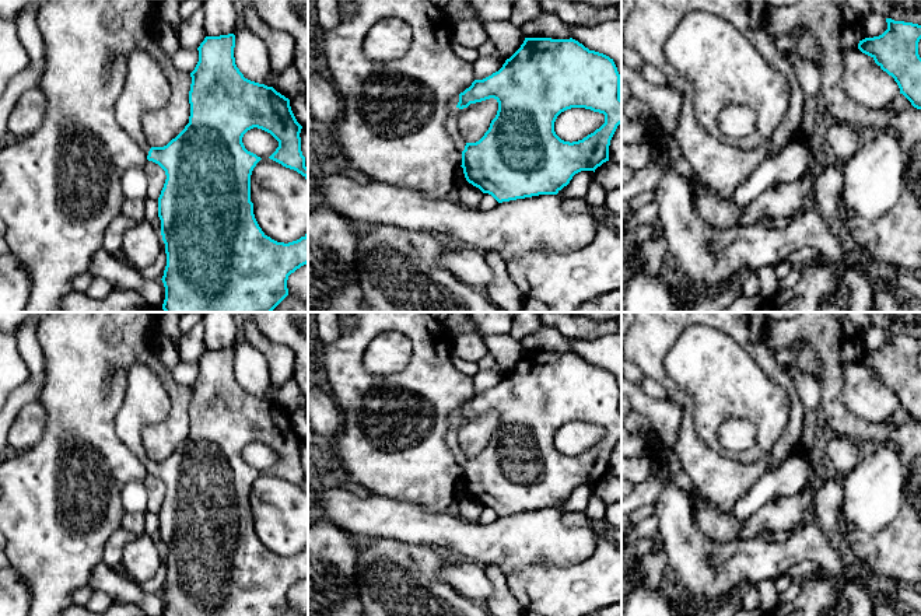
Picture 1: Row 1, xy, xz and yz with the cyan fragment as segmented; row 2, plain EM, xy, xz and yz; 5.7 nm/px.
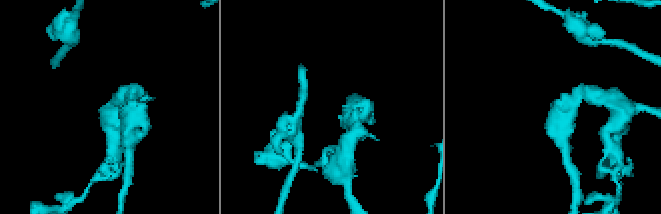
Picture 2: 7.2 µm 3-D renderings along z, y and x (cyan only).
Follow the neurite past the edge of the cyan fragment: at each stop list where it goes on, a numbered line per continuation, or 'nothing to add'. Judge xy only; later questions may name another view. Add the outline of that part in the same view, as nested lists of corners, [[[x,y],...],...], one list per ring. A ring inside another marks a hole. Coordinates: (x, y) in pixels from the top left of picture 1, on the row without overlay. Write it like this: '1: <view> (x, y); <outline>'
1: xy (146, 402); [[[144,364],[132,365],[125,399],[115,417],[115,431],[146,469],[151,459],[143,445],[143,428],[165,420],[169,410],[169,395],[153,370]]]

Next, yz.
nothing to add

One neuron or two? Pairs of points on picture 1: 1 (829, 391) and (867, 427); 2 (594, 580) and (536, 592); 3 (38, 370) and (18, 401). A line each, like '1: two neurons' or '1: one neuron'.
1: one neuron
2: one neuron
3: one neuron

